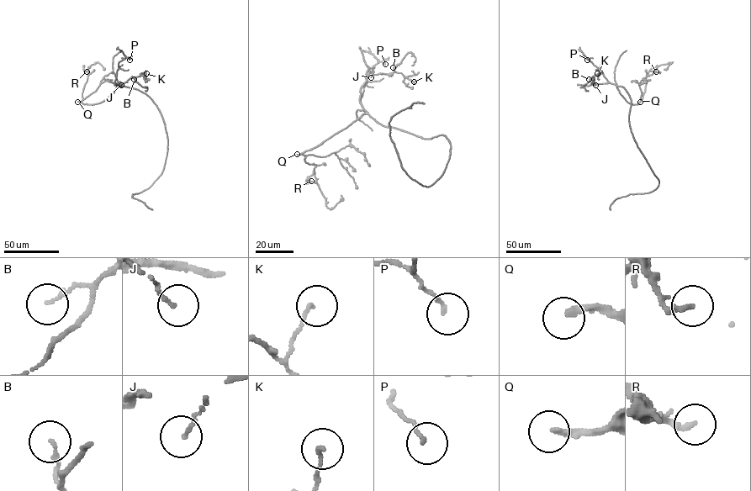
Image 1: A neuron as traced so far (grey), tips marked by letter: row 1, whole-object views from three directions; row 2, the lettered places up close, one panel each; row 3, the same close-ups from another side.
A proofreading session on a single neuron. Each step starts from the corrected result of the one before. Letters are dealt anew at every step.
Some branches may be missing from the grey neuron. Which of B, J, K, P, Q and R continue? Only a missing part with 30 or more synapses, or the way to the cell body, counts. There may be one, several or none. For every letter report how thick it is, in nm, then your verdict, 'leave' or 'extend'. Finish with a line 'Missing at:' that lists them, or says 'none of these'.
B: 130 nm thick; leave
J: 110 nm thick; leave
K: 120 nm thick; leave
P: 120 nm thick; leave
Q: 200 nm thick; extend
R: 170 nm thick; leave
Missing at: Q

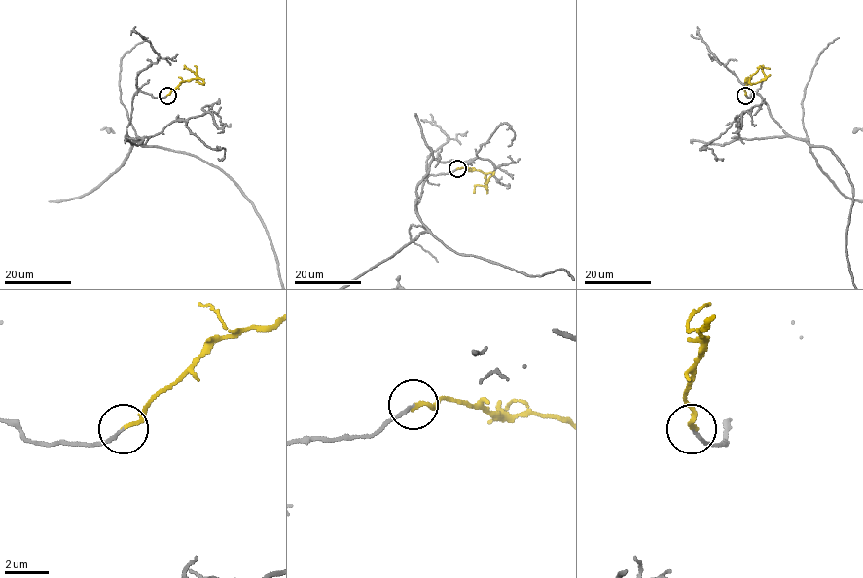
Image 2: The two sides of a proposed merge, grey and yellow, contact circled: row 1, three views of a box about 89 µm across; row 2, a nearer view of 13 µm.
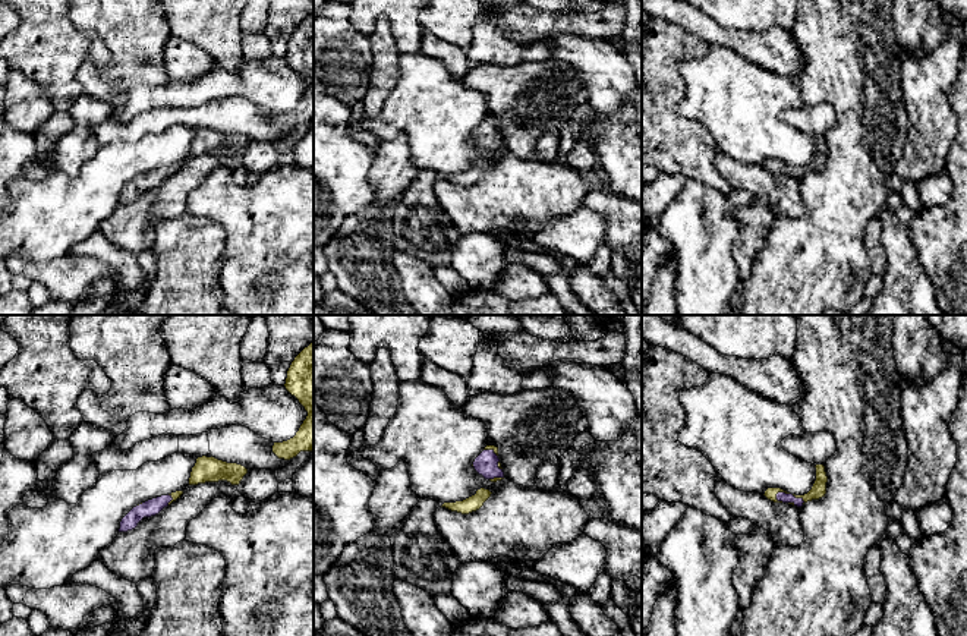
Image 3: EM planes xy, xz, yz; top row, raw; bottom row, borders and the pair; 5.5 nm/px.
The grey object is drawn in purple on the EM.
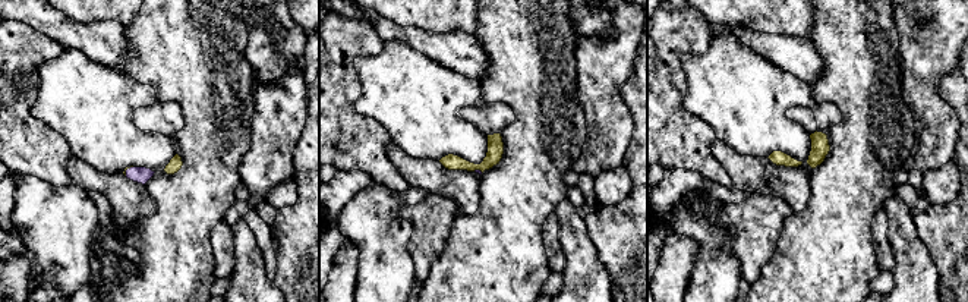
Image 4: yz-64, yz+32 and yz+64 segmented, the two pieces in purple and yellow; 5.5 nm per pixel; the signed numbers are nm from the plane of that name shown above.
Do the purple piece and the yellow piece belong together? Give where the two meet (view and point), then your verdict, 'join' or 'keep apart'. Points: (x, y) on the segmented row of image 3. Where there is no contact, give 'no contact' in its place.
contact yz (780, 493); join

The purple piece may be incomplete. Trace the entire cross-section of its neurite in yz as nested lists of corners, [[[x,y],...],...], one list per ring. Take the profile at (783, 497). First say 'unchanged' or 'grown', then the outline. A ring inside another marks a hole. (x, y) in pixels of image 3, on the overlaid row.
grown; [[[816,465],[815,467],[816,467],[816,481],[807,494],[796,495],[796,494],[790,494],[781,488],[768,488],[763,495],[774,503],[788,503],[788,504],[793,504],[797,507],[801,507],[807,501],[819,500],[819,498],[825,497],[826,482],[828,482],[825,466]]]

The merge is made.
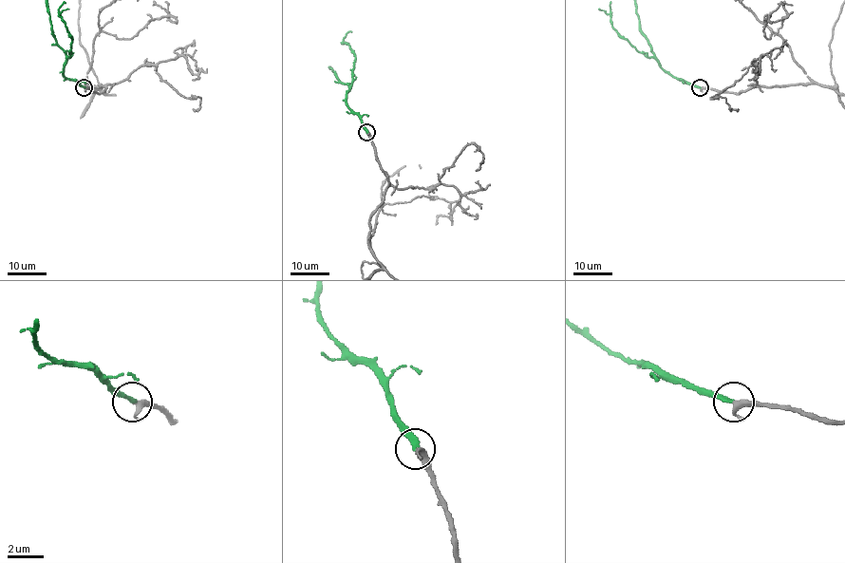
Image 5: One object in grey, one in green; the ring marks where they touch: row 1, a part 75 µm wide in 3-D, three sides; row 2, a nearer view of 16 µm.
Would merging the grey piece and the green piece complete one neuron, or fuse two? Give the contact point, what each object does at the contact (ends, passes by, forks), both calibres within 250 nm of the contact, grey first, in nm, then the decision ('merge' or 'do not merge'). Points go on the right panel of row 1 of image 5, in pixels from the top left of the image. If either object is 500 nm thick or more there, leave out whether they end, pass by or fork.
(700, 87) | grey passes by | green ends | 300/240 nm | merge

